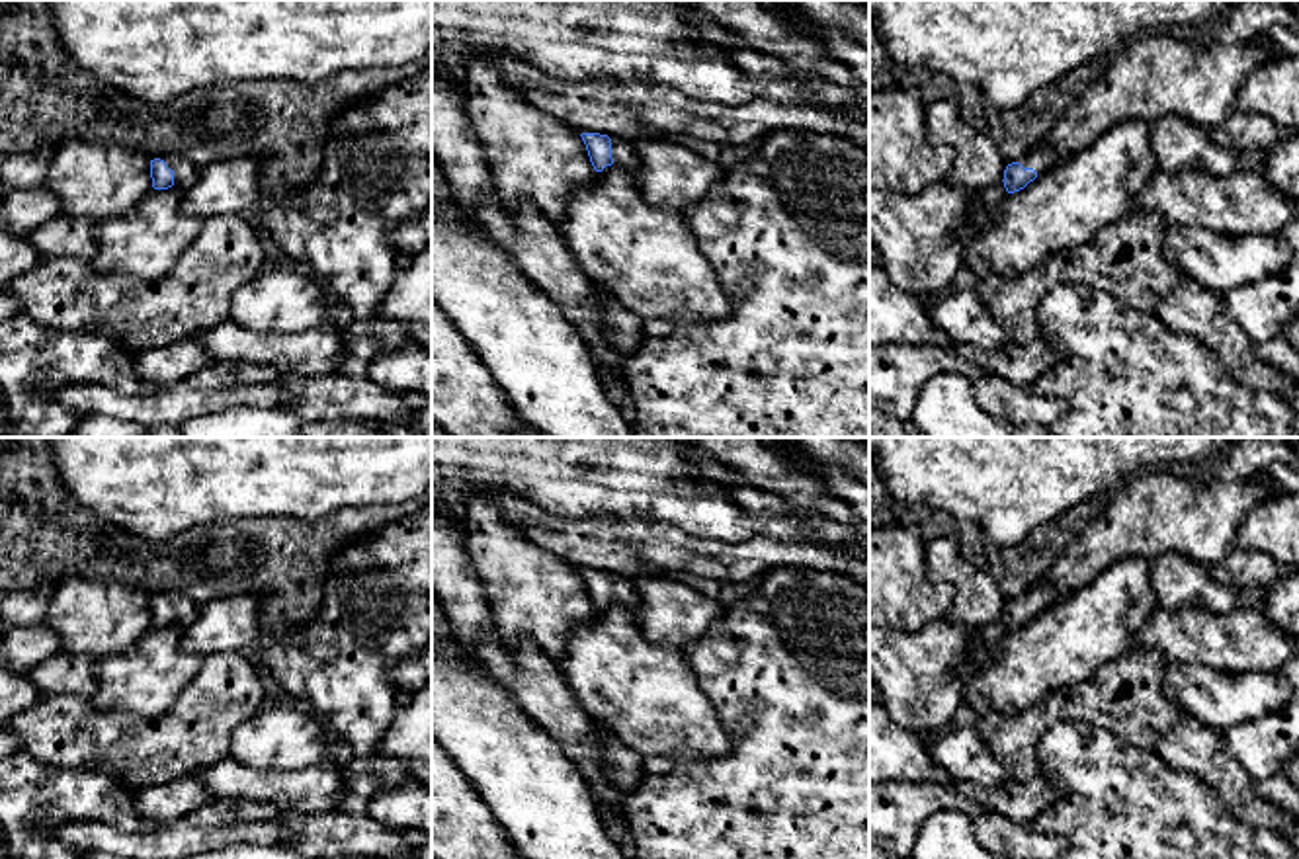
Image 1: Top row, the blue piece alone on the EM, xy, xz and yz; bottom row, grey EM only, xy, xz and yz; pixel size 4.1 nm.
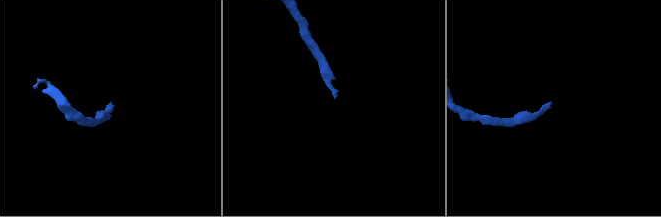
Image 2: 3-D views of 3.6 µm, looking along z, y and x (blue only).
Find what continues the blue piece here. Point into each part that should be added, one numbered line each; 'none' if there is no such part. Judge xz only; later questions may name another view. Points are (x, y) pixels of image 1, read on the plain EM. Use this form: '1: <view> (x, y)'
1: xz (624, 592)

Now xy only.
1: xy (184, 610)

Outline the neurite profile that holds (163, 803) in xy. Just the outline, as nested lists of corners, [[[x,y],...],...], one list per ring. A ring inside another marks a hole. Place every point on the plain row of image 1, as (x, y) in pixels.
[[[184,775],[139,789],[135,795],[135,812],[147,824],[164,828],[178,818],[191,816],[211,800],[213,797],[205,789],[203,781],[195,775]]]

